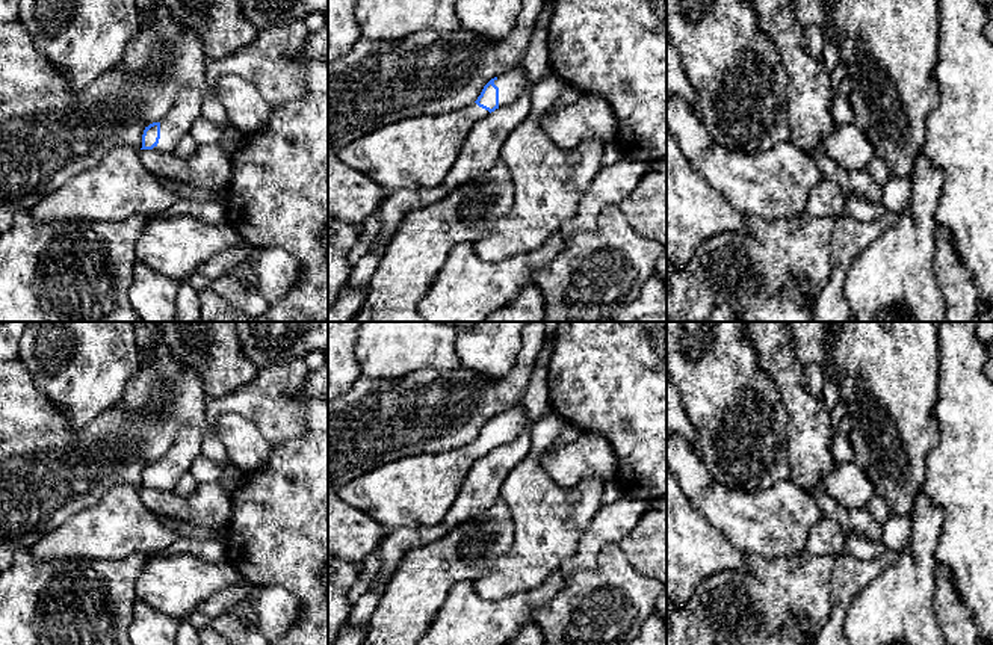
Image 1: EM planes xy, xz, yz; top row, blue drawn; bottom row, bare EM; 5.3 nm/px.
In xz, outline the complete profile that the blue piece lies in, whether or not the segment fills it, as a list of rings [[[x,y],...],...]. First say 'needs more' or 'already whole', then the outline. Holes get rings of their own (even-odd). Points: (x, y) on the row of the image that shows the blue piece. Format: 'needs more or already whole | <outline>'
needs more | [[[520,68],[491,79],[475,103],[441,115],[413,115],[351,140],[340,159],[378,183],[385,195],[440,186],[472,130],[488,113],[512,104],[526,88]]]

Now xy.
needs more | [[[193,86],[183,88],[168,113],[159,122],[145,127],[141,150],[172,153],[195,119],[201,116],[203,101],[203,91]]]

